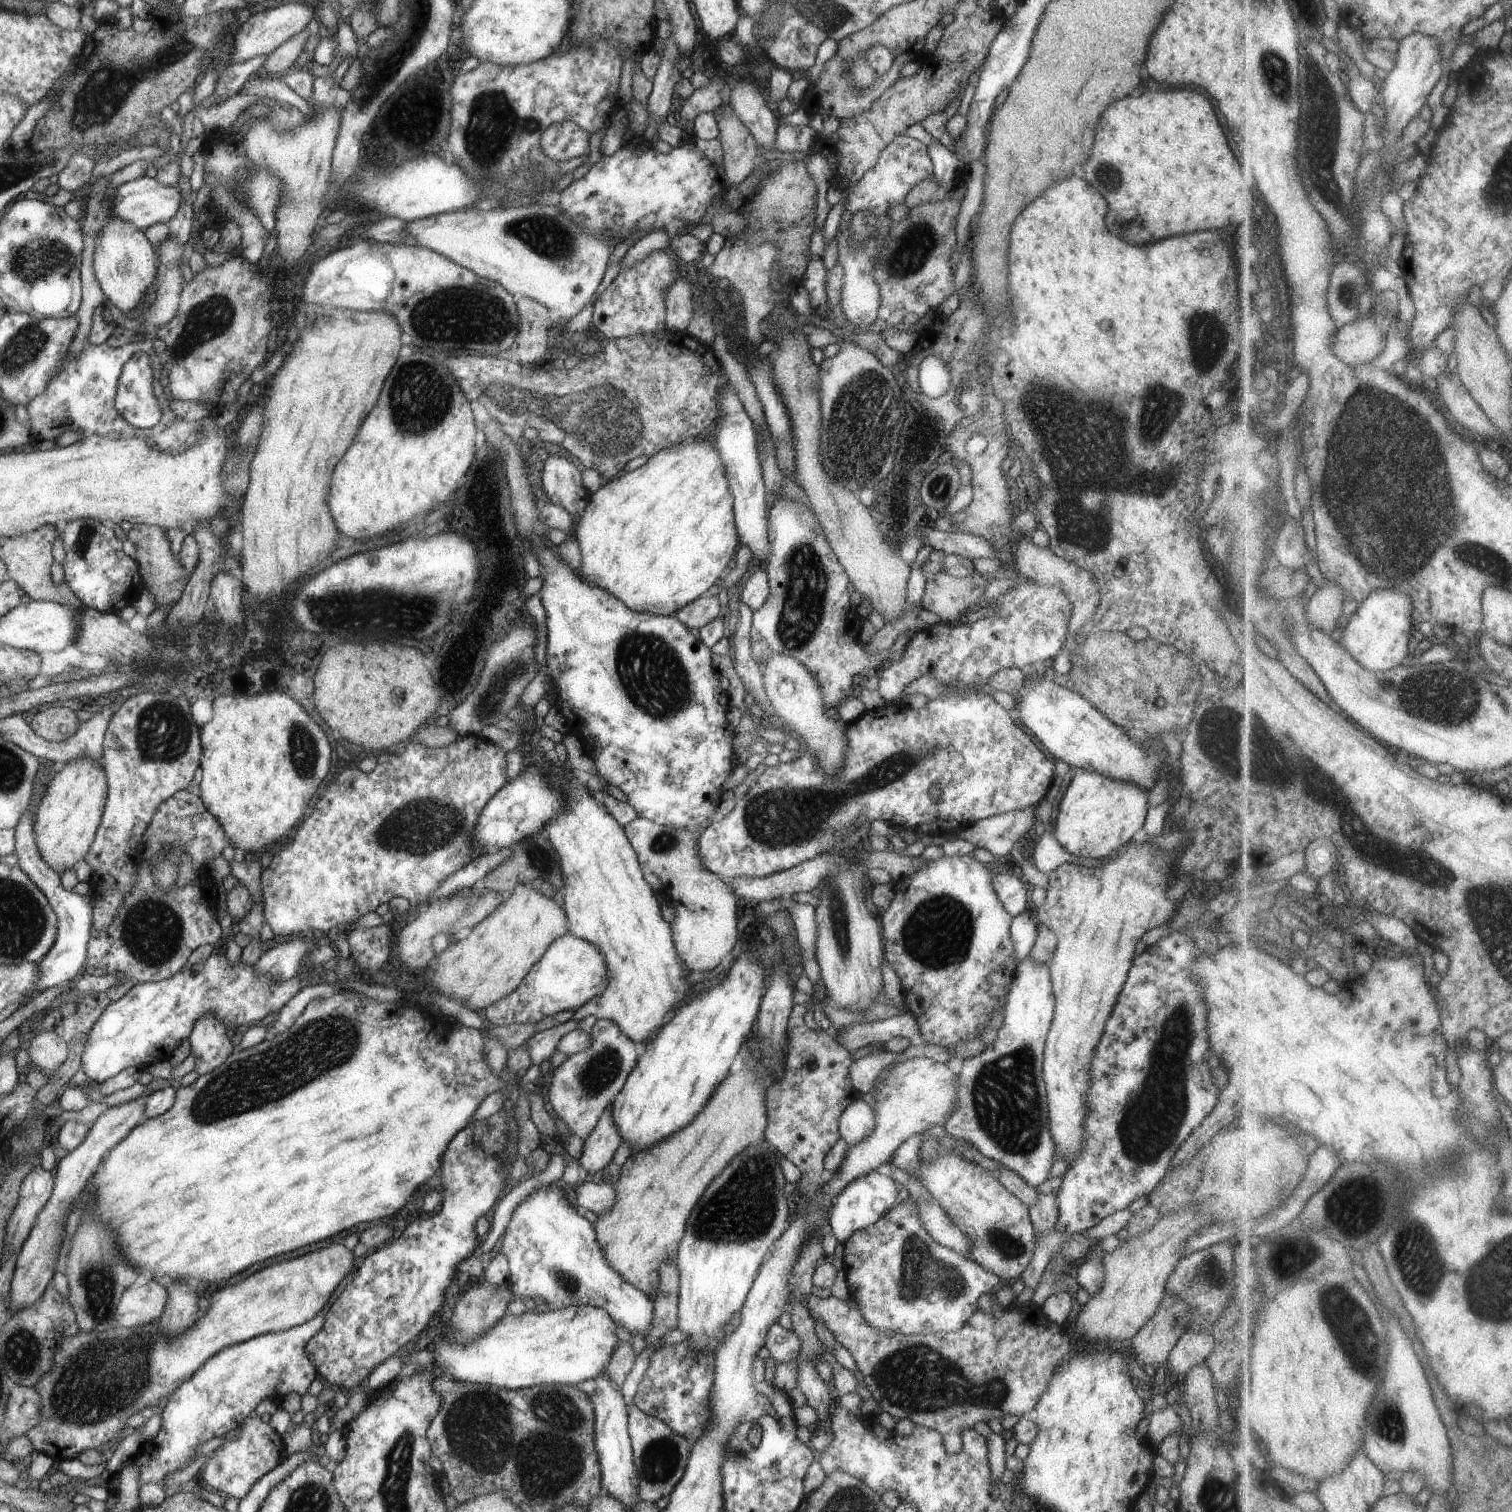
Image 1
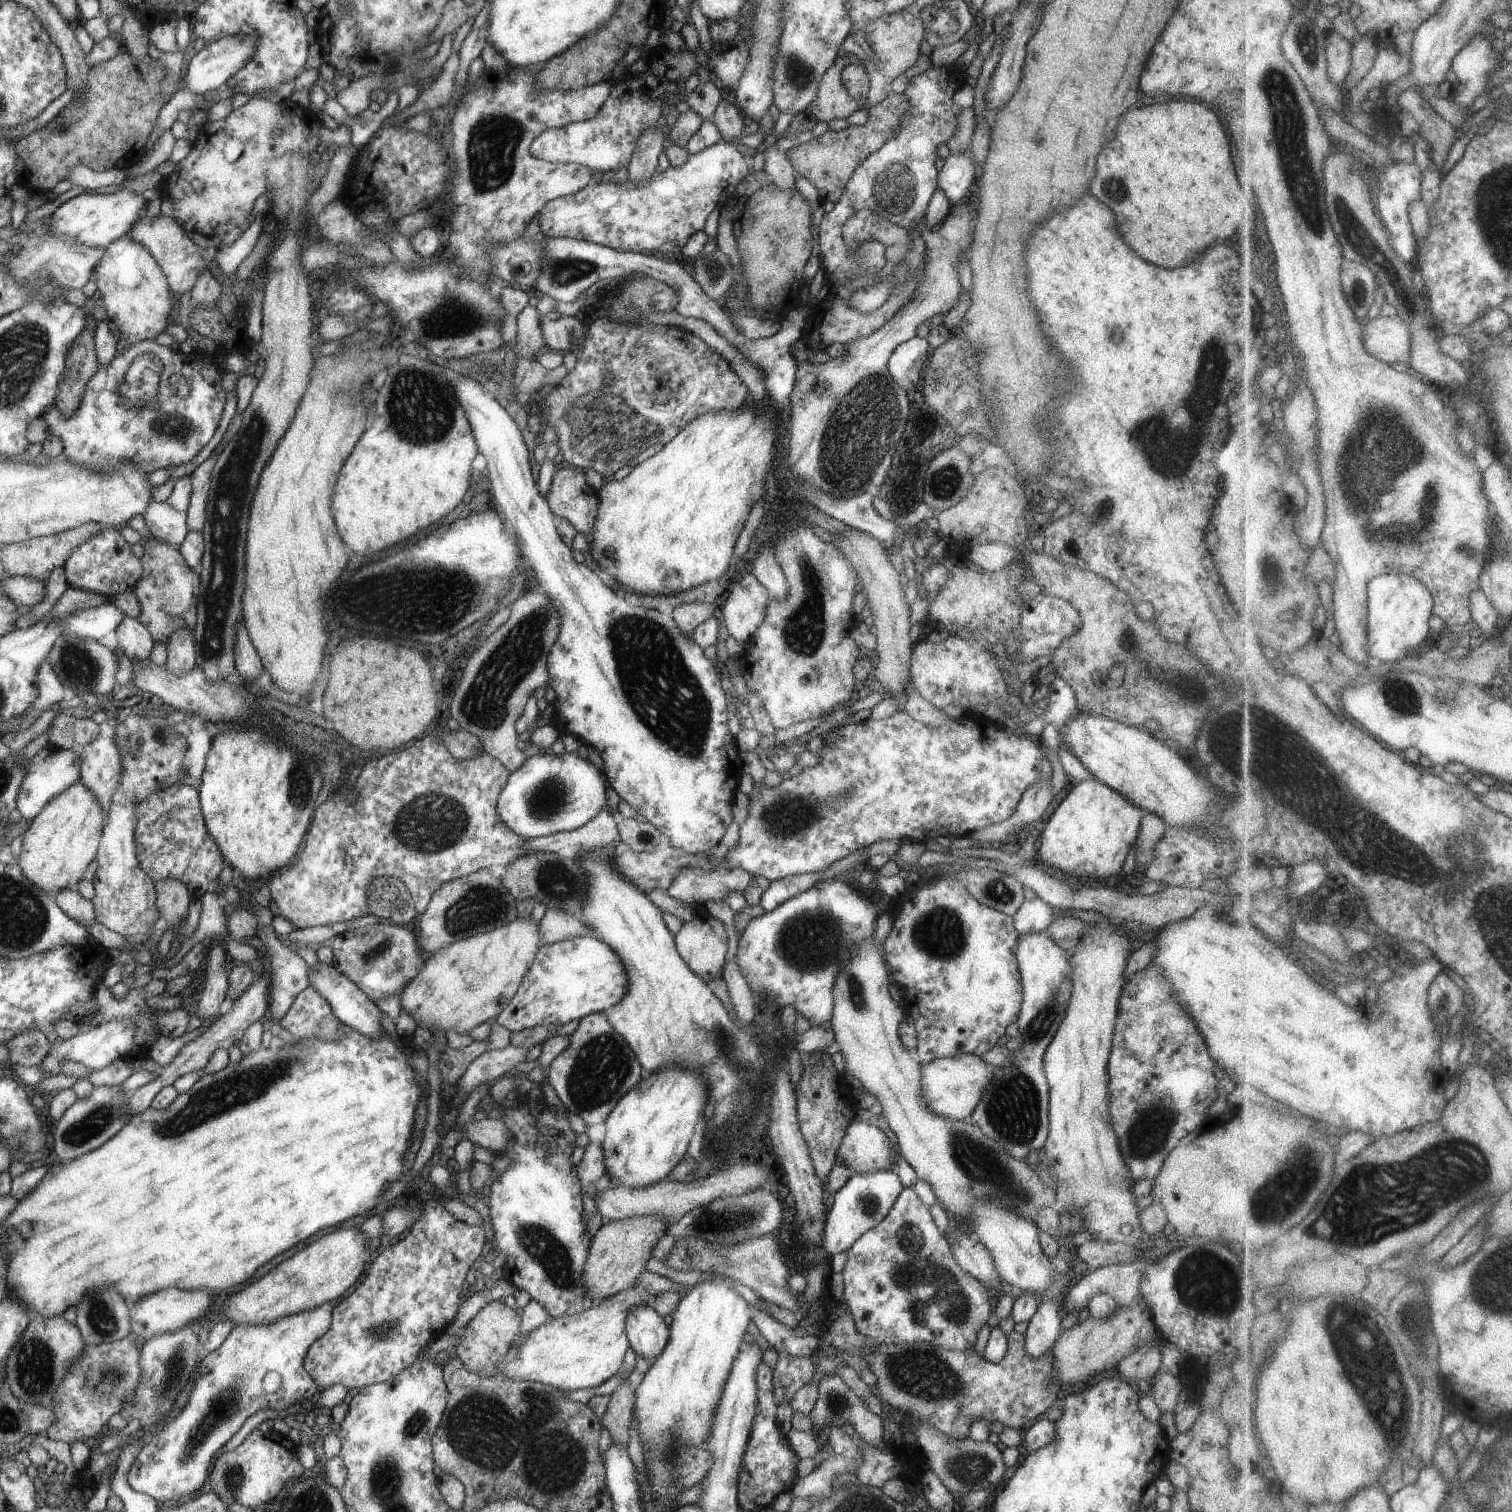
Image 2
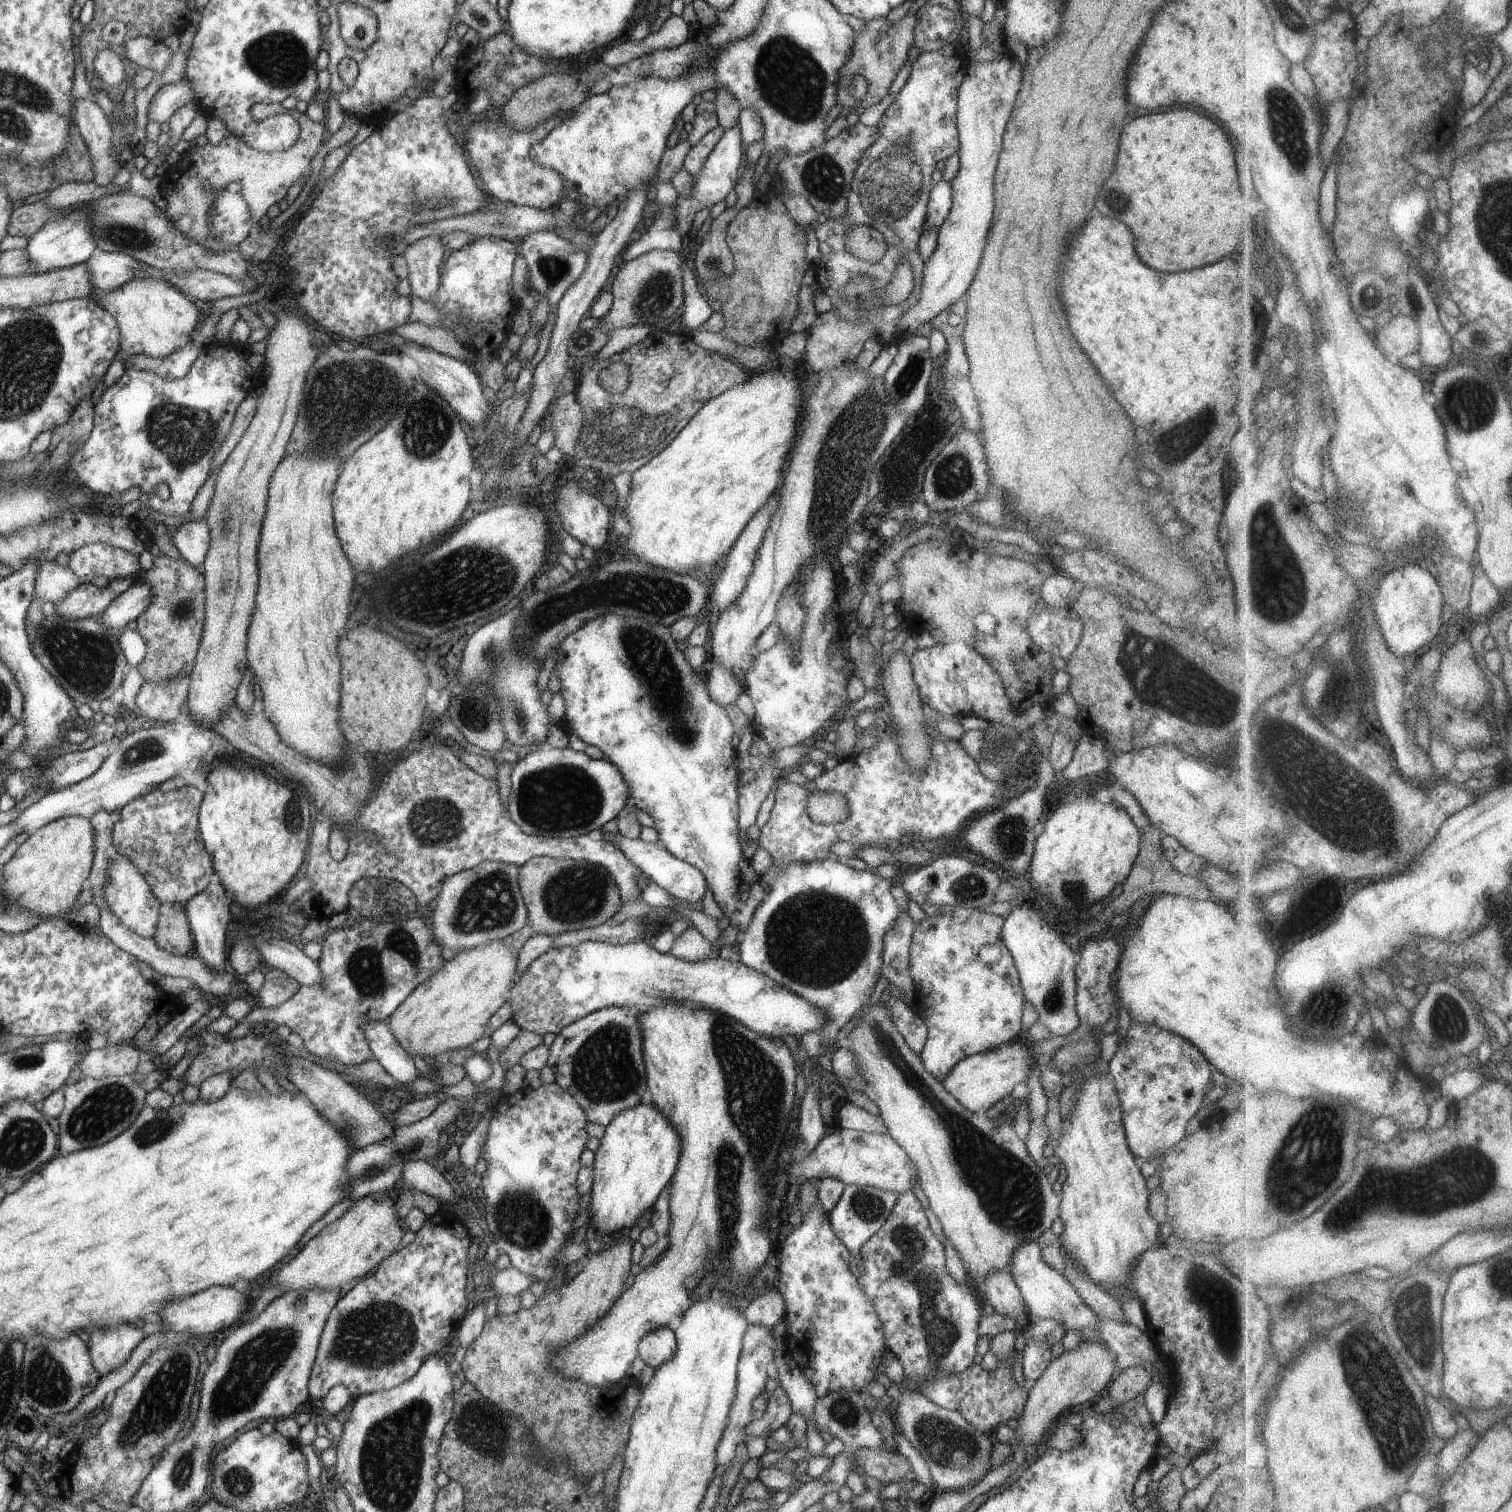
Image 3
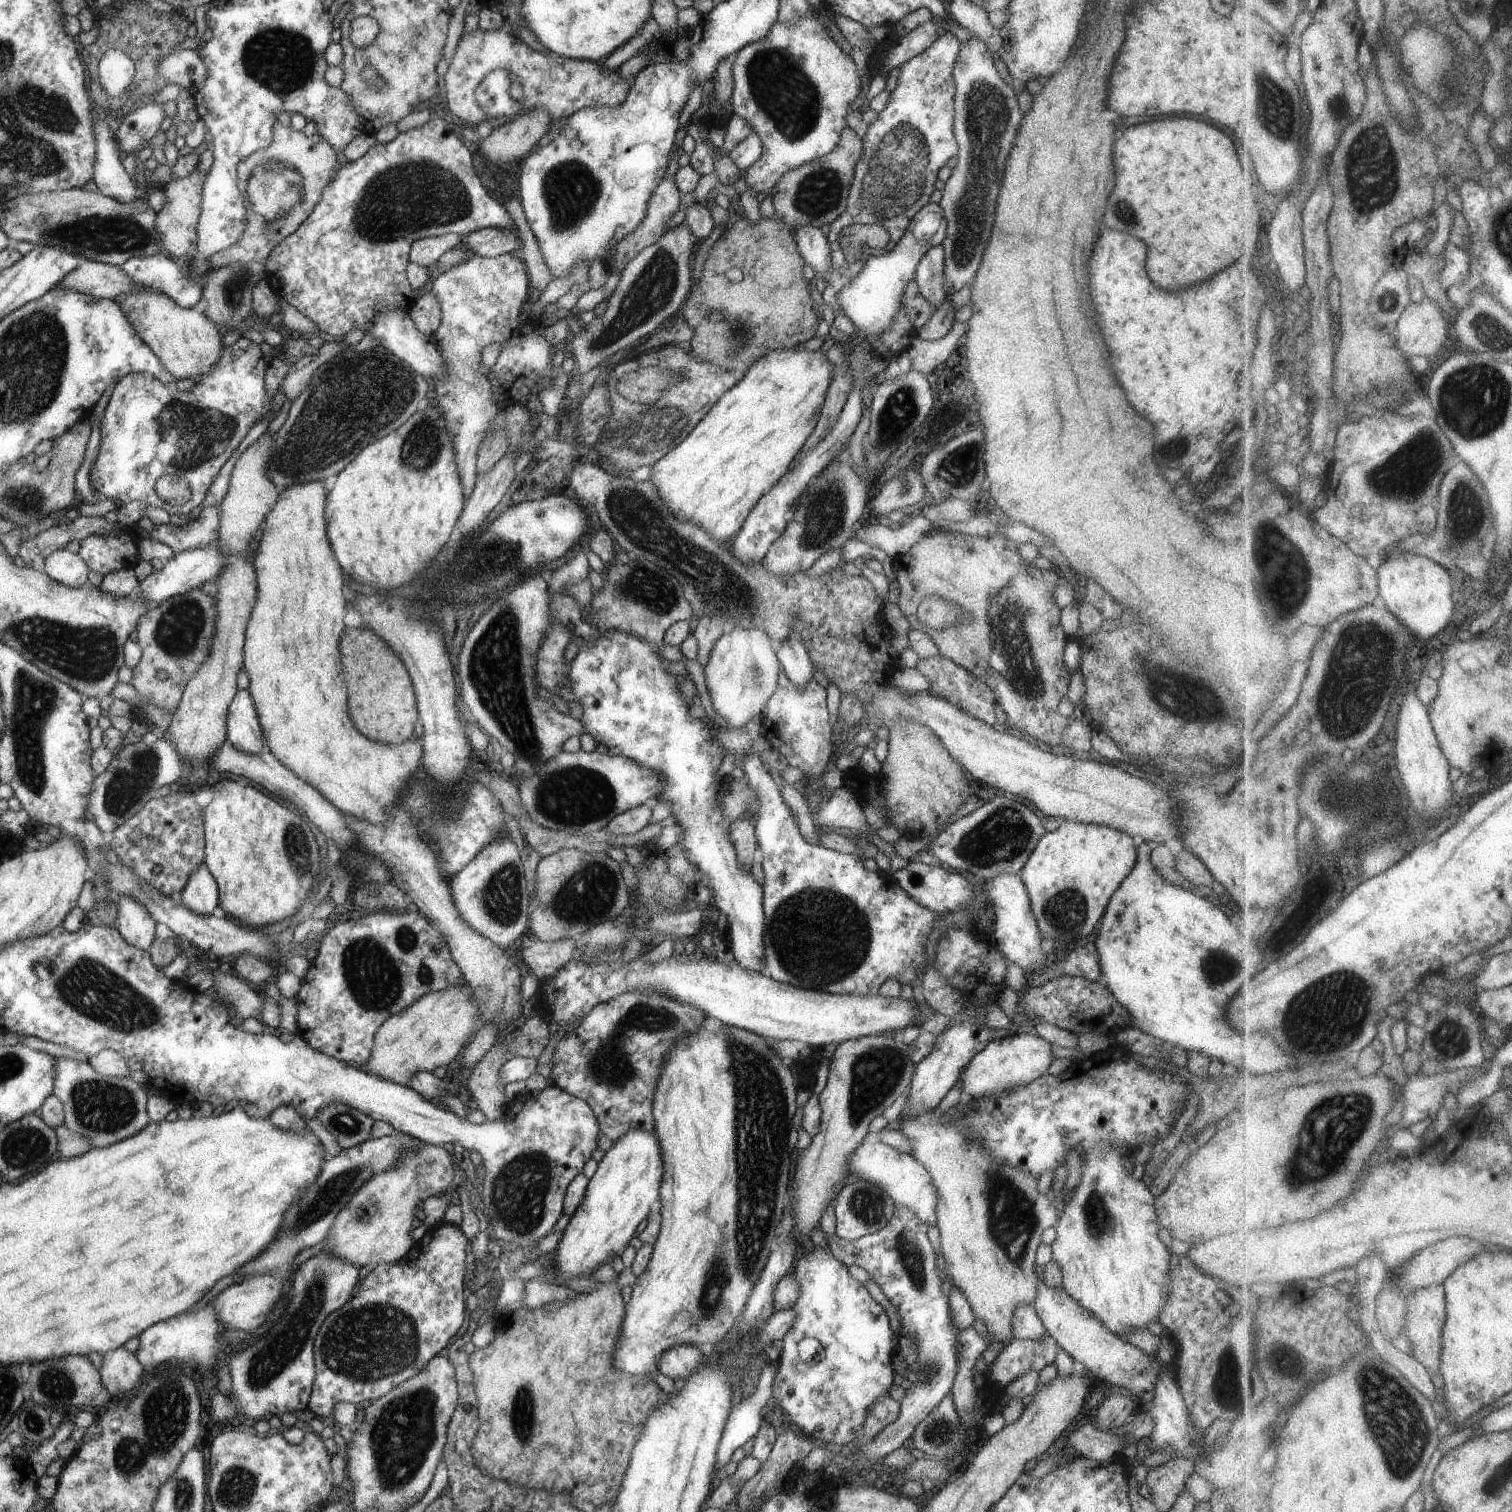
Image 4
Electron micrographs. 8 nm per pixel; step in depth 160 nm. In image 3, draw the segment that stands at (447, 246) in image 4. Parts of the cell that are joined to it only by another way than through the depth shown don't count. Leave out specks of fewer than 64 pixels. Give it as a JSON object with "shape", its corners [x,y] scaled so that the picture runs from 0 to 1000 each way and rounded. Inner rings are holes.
{"shape":[[[283,156],[271,161],[267,165],[267,171],[270,175],[272,195],[281,200],[286,198],[291,190],[290,176],[292,175],[295,164],[292,156]]]}

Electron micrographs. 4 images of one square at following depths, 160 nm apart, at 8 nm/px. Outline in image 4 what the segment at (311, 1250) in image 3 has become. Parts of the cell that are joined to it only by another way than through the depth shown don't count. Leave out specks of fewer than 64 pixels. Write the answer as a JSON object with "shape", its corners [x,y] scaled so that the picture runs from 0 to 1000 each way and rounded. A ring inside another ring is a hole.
{"shape":[[[284,756],[279,757],[278,762],[267,761],[267,764],[263,767],[261,772],[246,778],[243,783],[237,786],[228,800],[221,806],[213,827],[217,827],[218,829],[239,839],[245,837],[245,835],[262,835],[271,829],[274,823],[271,817],[274,800],[284,791],[295,790],[299,787],[301,771],[294,757]]]}

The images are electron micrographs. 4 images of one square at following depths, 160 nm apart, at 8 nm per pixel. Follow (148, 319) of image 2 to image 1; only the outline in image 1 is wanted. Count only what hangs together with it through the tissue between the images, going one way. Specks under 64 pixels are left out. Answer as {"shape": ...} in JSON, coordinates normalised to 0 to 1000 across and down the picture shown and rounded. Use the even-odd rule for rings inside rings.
{"shape":[[[67,142],[63,146],[70,146],[70,149],[67,151],[63,163],[62,178],[63,185],[69,194],[77,204],[85,208],[91,202],[98,192],[102,189],[104,184],[104,167],[101,161],[98,159],[95,153],[88,148],[79,144]]]}

